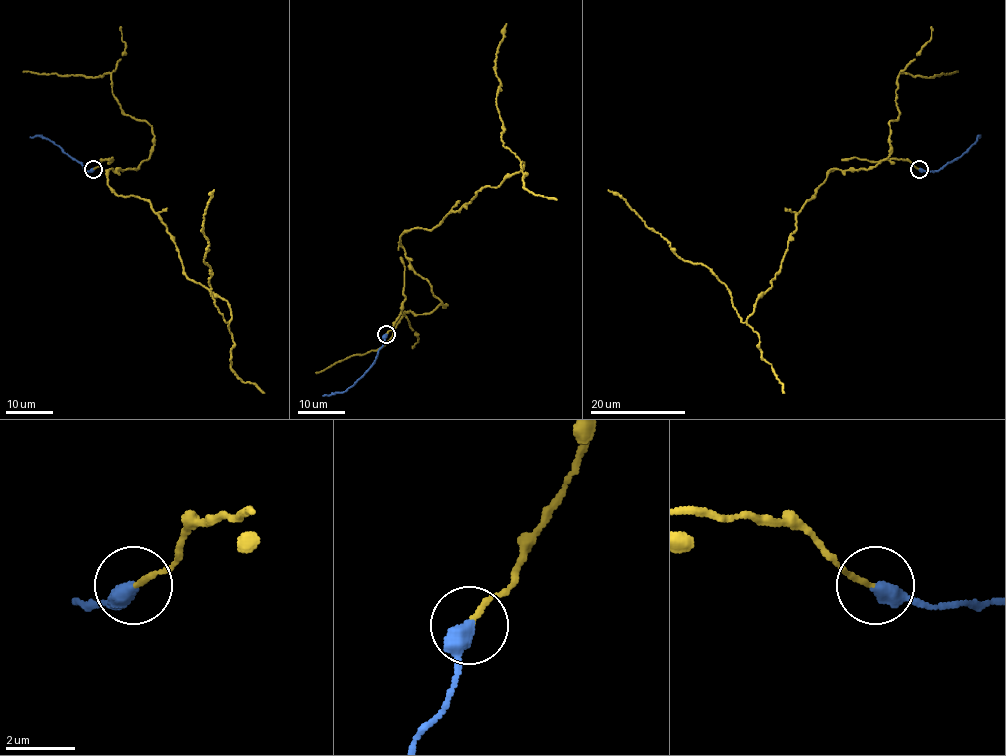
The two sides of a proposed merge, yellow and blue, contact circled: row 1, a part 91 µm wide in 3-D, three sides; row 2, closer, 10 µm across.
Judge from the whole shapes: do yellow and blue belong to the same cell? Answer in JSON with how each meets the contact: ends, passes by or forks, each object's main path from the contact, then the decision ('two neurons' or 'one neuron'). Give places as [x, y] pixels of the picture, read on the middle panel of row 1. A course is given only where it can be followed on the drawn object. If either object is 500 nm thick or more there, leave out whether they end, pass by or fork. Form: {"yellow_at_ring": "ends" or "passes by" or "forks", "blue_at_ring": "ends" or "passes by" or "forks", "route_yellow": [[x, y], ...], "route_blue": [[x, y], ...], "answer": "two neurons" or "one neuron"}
{"yellow_at_ring": "ends", "blue_at_ring": "ends", "route_yellow": [[386, 334], [405, 298], [400, 236], [431, 230], [523, 169], [501, 139], [497, 98], [506, 23]], "route_blue": [[386, 334], [366, 372], [345, 391], [322, 396]], "answer": "one neuron"}

